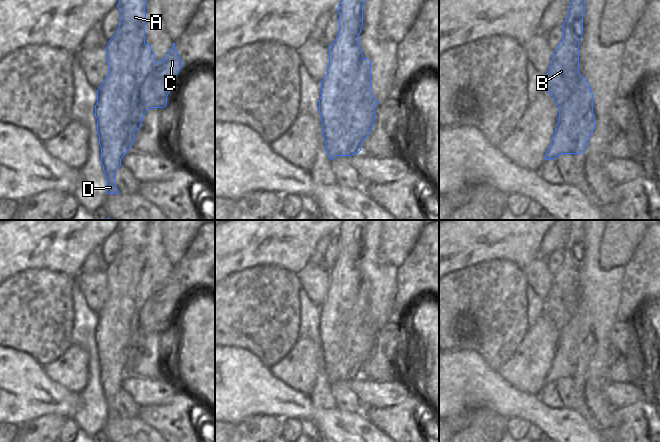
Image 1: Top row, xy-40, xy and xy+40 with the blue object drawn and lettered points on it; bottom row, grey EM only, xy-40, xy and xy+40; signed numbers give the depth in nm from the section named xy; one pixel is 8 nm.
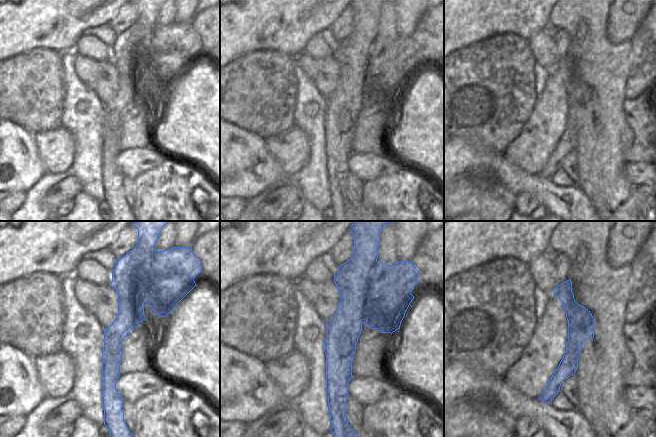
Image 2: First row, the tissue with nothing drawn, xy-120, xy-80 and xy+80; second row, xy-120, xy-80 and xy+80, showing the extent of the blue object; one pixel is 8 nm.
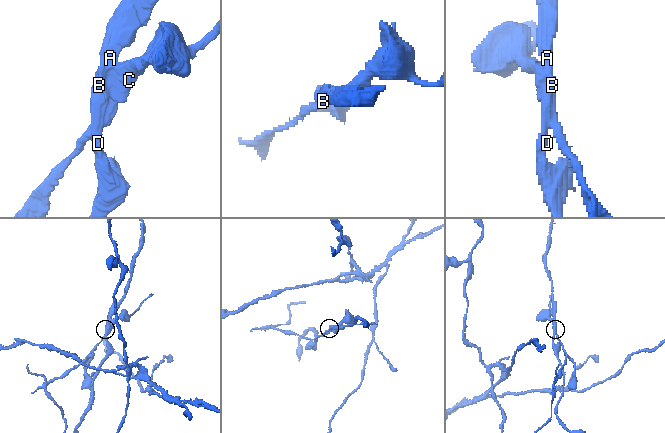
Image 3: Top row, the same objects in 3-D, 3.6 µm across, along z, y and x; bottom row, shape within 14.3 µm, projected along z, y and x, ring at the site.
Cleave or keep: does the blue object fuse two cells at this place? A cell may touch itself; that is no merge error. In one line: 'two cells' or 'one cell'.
two cells

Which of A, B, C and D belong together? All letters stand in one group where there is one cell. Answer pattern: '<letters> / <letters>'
A B D / C

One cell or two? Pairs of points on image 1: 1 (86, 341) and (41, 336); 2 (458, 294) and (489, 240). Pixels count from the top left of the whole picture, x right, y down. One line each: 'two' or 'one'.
1: two
2: two

